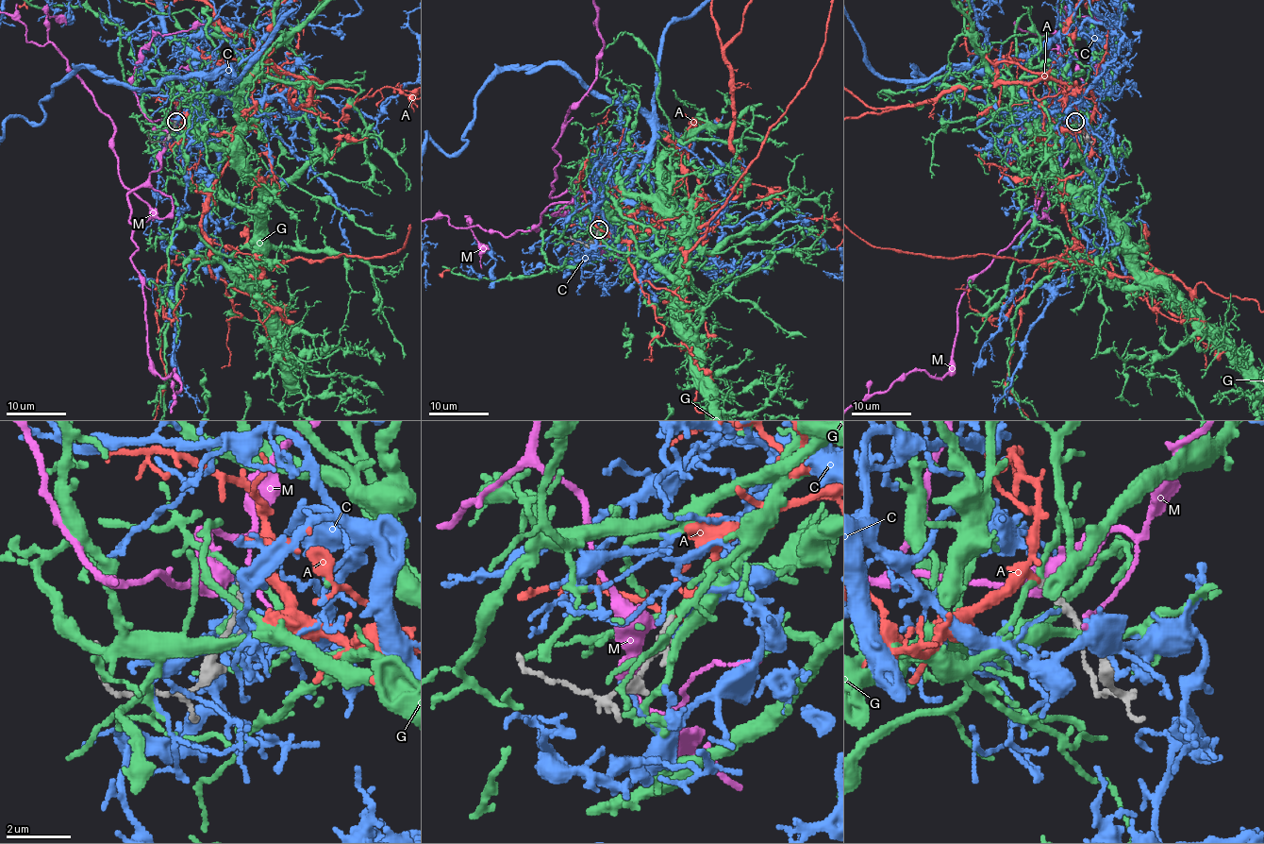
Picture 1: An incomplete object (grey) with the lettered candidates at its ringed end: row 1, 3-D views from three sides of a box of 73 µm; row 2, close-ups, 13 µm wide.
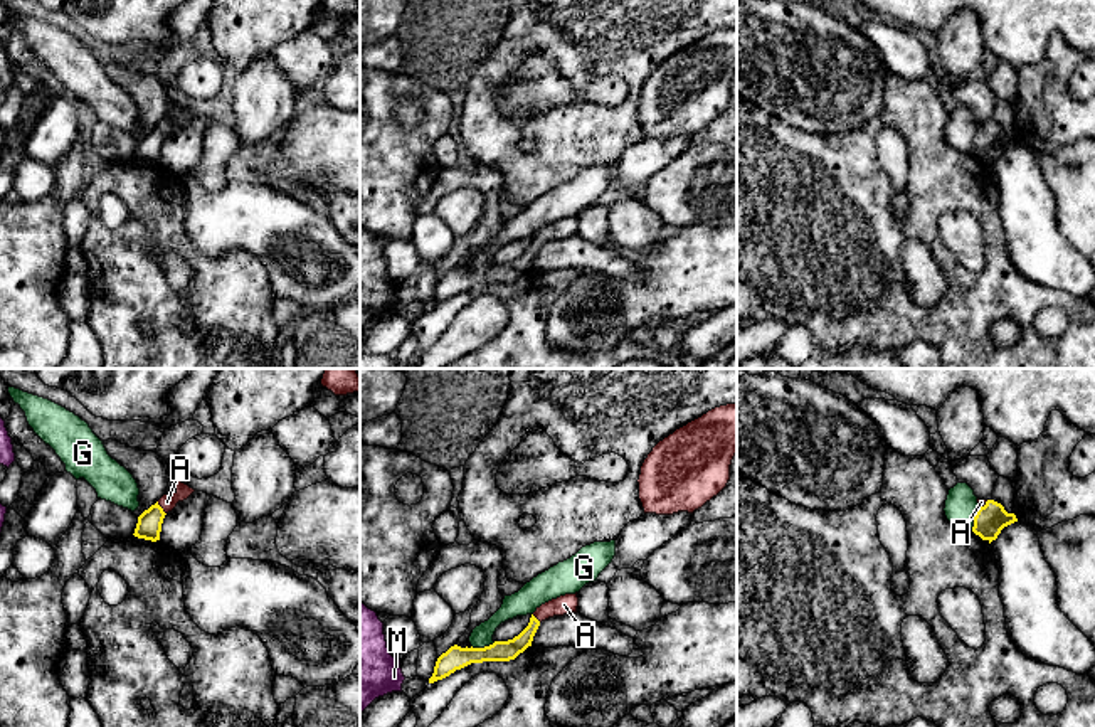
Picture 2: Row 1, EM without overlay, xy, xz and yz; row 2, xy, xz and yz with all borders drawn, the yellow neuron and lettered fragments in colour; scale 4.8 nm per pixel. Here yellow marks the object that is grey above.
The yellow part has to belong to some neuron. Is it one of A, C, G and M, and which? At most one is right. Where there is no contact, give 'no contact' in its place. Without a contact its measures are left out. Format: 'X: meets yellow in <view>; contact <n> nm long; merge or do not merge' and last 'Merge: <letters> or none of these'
A: meets yellow in xy; contact 80 nm long; merge
C: no contact; do not merge
G: meets yellow in xz; contact 120 nm long; do not merge
M: no contact; do not merge
Merge: A

